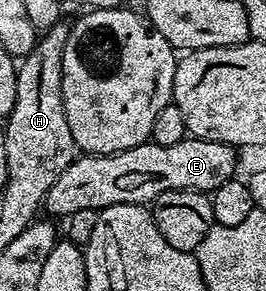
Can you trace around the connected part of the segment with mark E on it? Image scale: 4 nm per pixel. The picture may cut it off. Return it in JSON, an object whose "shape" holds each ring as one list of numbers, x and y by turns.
{"shape":[[188,138,177,142,173,146,157,146,150,142,141,146,133,146,124,152,109,154,108,156,76,155,65,170,53,182,53,186,47,192,45,208,52,212,52,217,66,218,77,210,93,208,102,210,118,204,142,204,150,205,163,192,169,190,189,190,190,192,212,193,217,186,221,186,226,180,232,179,235,172,236,149,229,144,222,144,216,140,201,140]]}

